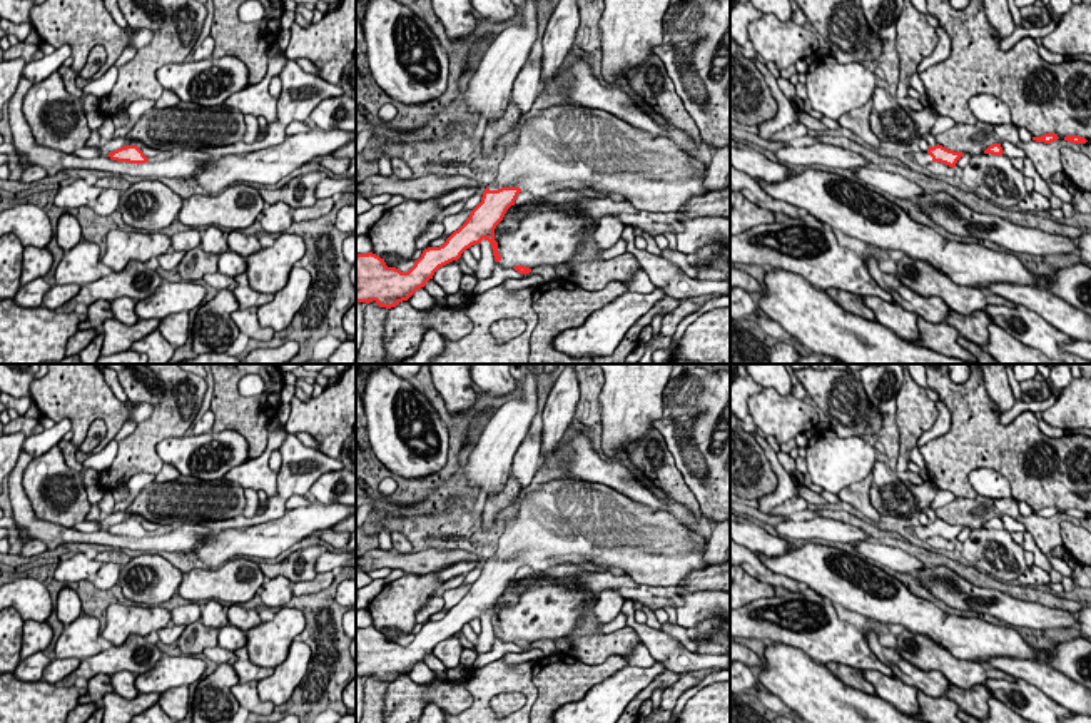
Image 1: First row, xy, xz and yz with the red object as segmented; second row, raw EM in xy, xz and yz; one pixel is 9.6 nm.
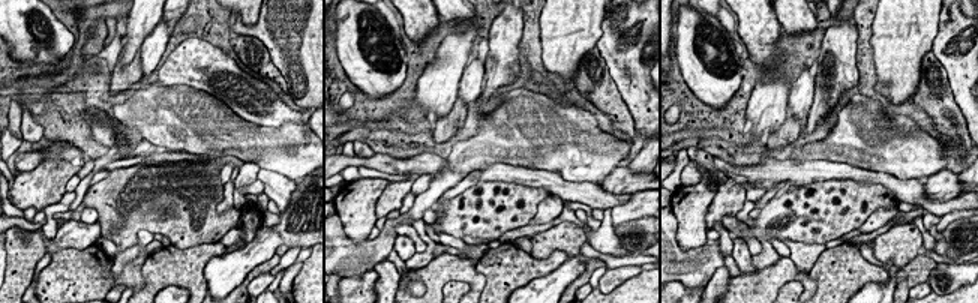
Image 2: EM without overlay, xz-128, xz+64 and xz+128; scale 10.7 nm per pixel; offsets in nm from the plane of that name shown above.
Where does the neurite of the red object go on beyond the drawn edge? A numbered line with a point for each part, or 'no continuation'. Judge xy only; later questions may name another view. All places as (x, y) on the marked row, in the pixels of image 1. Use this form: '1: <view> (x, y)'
no continuation

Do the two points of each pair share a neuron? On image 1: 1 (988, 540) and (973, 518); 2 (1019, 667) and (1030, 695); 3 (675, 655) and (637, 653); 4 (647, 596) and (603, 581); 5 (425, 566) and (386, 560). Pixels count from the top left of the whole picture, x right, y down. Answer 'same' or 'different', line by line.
1: different
2: different
3: different
4: same
5: same

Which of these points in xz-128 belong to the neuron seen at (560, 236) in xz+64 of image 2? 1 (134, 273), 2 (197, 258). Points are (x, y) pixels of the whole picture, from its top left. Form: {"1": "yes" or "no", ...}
{"1": "yes", "2": "no"}

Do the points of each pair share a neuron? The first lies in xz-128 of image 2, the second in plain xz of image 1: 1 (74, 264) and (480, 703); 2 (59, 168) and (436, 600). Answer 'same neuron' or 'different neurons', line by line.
1: different neurons
2: different neurons

